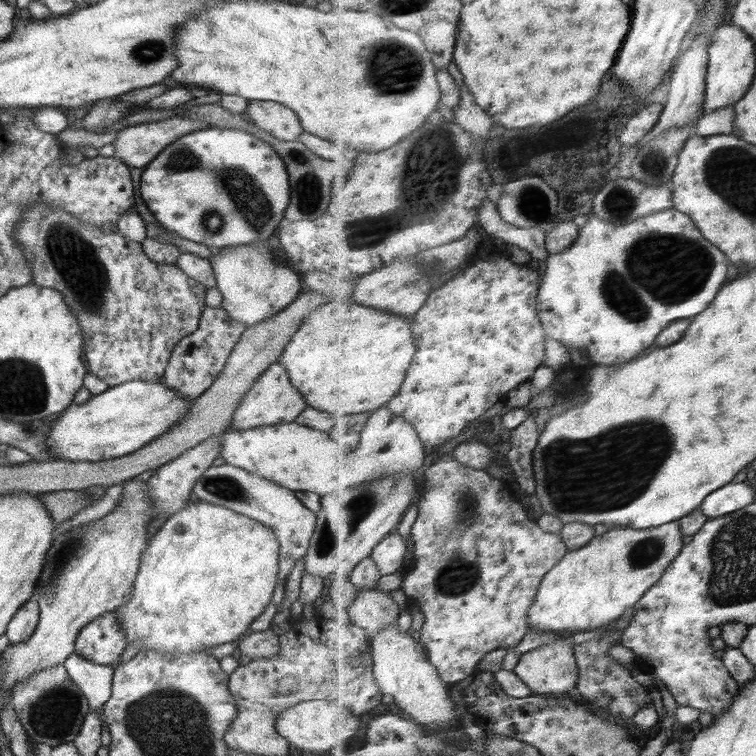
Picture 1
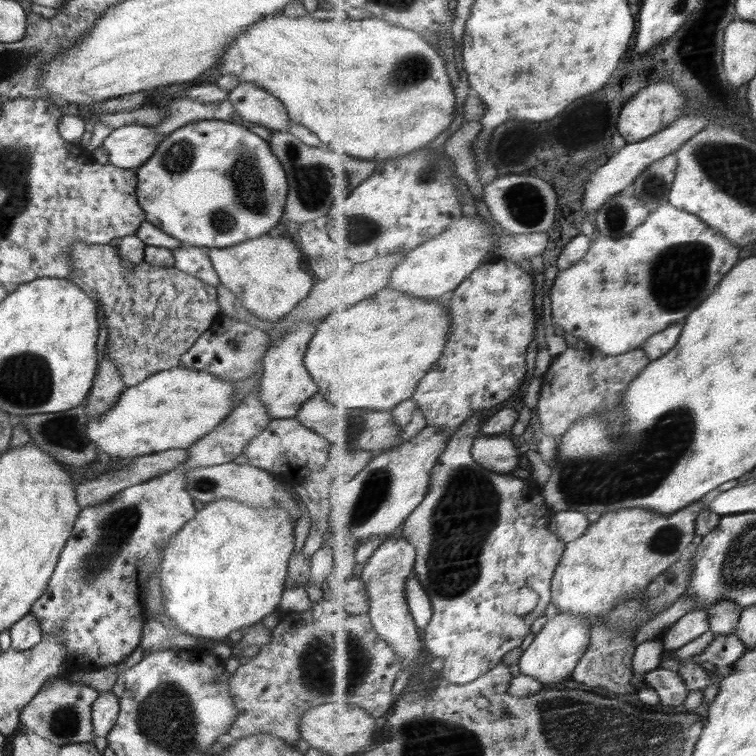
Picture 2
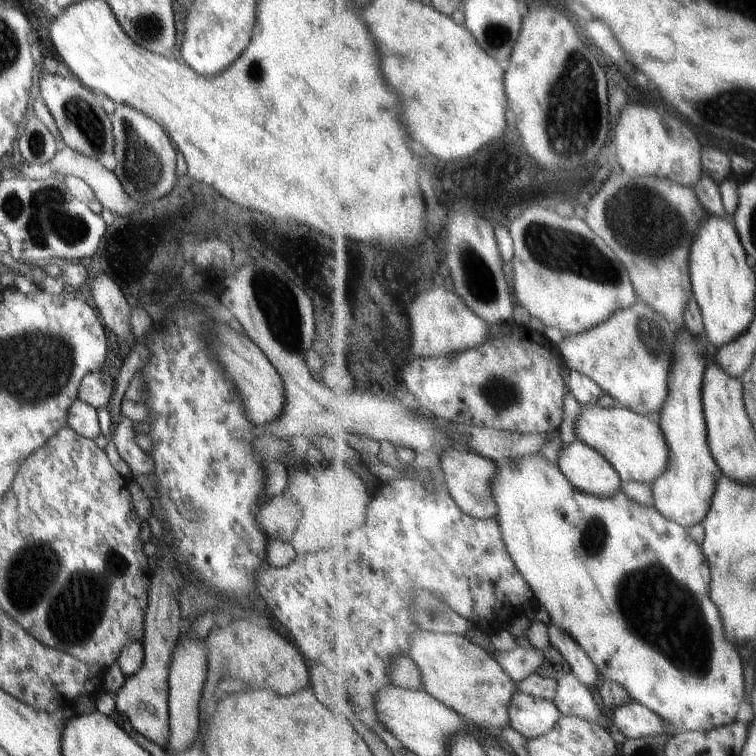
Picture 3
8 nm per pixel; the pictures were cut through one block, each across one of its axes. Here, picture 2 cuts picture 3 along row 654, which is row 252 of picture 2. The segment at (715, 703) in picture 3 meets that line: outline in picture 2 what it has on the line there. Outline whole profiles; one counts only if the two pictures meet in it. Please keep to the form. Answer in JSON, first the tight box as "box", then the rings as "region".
{"box":[553,202,740,357],"region":[[[670,202],[653,211],[648,220],[636,230],[633,230],[628,236],[620,238],[608,235],[604,236],[604,234],[596,234],[594,236],[590,252],[580,261],[576,262],[572,268],[562,270],[558,275],[555,287],[553,288],[553,323],[562,326],[564,331],[573,336],[580,336],[588,345],[596,347],[608,356],[616,357],[621,354],[632,353],[634,350],[643,348],[652,337],[667,330],[672,324],[678,324],[678,322],[686,320],[720,286],[718,282],[722,282],[734,270],[734,266],[738,262],[740,262],[740,248],[734,242],[730,242],[729,238],[726,238],[724,234],[720,234],[720,230],[712,230],[712,226],[708,226],[708,223],[700,215],[678,208]]]}

